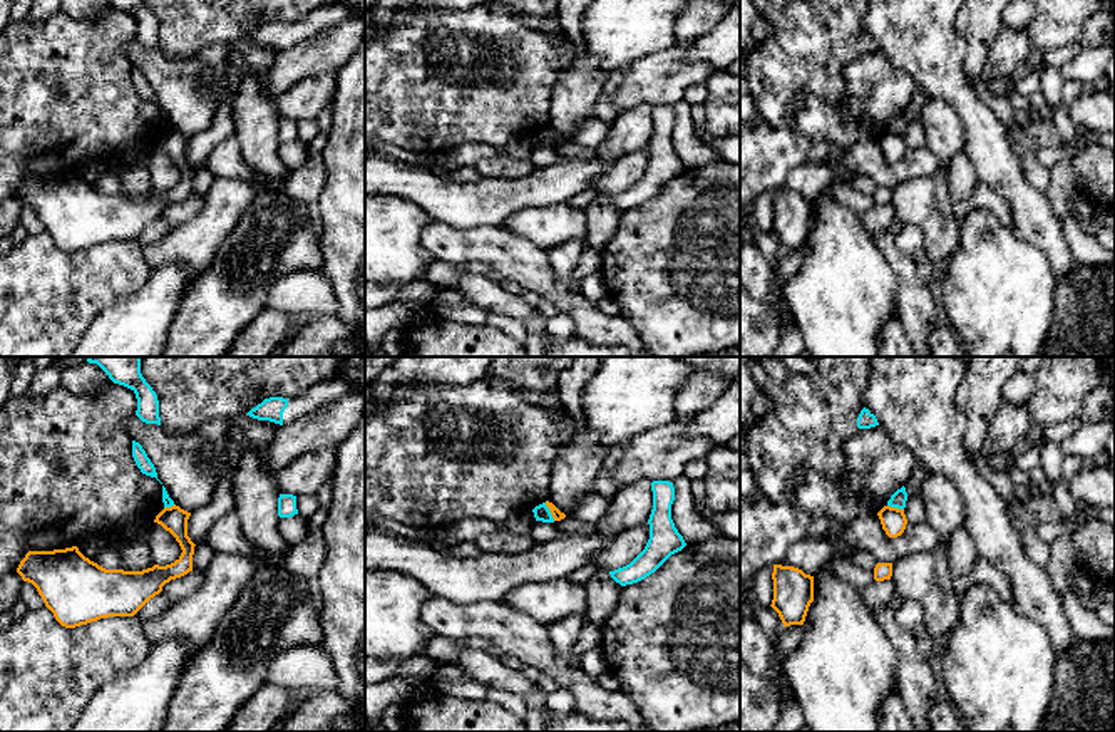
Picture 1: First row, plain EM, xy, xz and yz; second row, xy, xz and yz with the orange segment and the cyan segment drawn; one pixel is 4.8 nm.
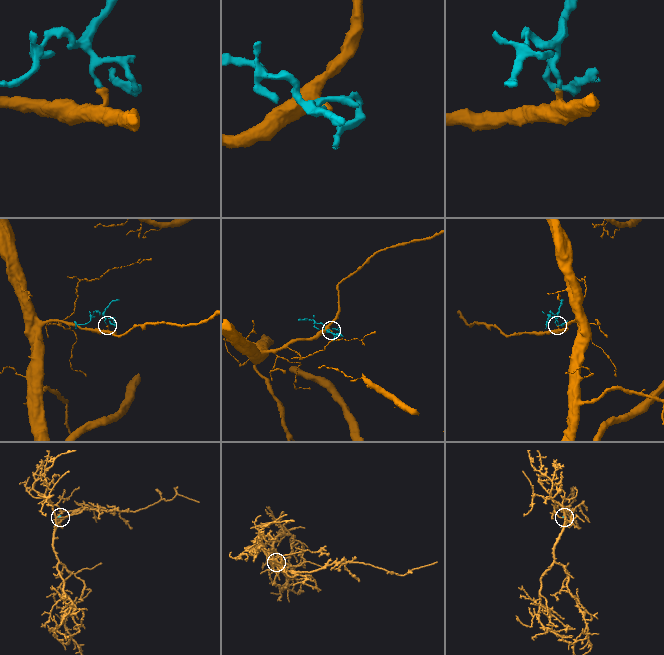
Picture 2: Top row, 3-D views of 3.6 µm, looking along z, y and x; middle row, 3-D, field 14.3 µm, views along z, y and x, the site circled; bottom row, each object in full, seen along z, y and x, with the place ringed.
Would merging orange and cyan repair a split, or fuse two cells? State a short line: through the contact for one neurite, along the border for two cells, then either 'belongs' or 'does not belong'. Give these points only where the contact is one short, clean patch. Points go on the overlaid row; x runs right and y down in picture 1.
xz (544, 503), (554, 520) | does not belong

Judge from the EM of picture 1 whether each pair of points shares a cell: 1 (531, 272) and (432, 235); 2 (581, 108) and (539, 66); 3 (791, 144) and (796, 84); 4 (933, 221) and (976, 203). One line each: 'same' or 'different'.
1: same
2: different
3: different
4: different

